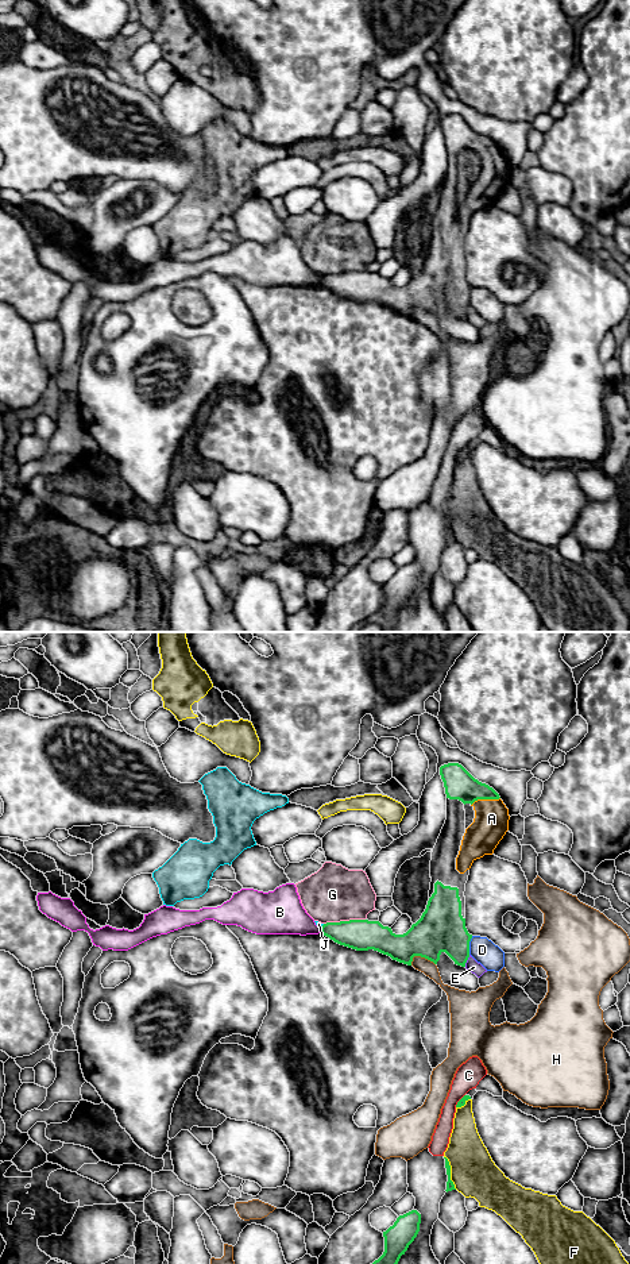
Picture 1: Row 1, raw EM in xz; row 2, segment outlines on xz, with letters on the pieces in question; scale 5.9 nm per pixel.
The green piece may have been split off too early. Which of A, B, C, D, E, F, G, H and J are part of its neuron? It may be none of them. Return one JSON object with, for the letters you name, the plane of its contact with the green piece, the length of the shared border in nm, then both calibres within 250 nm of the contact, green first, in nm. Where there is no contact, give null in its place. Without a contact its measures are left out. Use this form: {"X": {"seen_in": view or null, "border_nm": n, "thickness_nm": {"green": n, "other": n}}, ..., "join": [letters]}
{"A": {"seen_in": "xz", "border_nm": 180, "thickness_nm": {"green": 180, "other": 200}}, "join": ["A"]}

